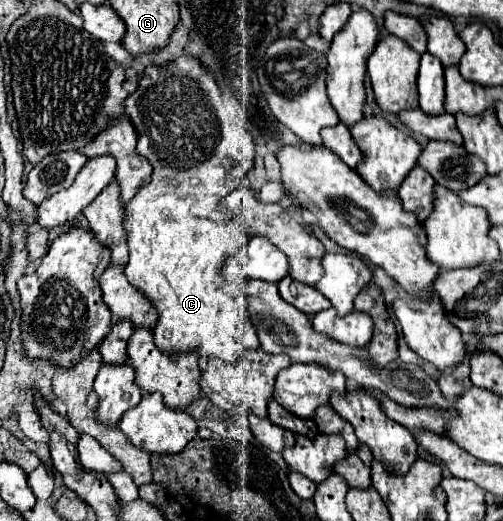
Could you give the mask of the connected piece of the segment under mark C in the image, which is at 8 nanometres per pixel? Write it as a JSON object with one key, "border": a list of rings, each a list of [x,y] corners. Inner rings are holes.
{"border":[[[181,55],[165,65],[147,65],[137,83],[137,91],[125,99],[123,113],[131,119],[137,131],[135,151],[151,161],[153,171],[151,181],[141,185],[133,199],[125,205],[123,215],[129,263],[127,267],[109,263],[101,273],[99,285],[103,301],[115,319],[131,319],[133,325],[145,327],[155,327],[157,323],[155,343],[163,353],[197,349],[201,357],[221,357],[225,363],[237,363],[243,351],[239,341],[239,329],[243,323],[233,291],[225,281],[223,263],[229,257],[235,257],[249,243],[249,235],[245,233],[241,217],[225,209],[221,199],[243,181],[243,163],[251,167],[255,153],[253,137],[241,121],[233,121],[229,117],[215,75],[193,55]]]}

